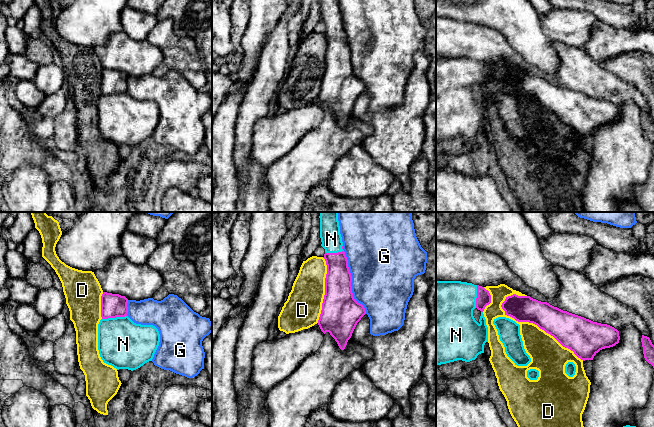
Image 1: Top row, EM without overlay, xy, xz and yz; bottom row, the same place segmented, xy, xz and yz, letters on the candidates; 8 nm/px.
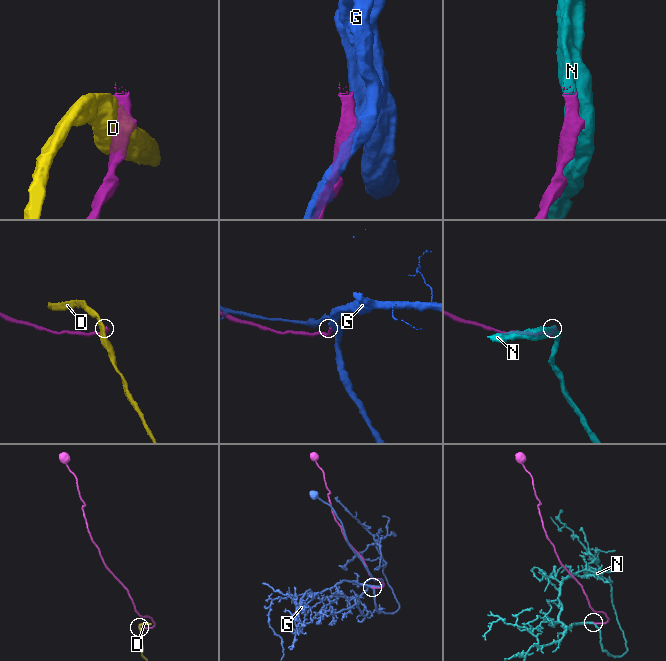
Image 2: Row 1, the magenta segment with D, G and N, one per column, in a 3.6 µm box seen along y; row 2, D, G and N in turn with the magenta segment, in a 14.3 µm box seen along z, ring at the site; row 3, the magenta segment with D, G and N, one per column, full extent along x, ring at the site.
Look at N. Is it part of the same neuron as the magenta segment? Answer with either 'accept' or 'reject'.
accept

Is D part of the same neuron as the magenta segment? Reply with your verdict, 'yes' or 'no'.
no

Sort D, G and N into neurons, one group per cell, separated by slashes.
D / G / N

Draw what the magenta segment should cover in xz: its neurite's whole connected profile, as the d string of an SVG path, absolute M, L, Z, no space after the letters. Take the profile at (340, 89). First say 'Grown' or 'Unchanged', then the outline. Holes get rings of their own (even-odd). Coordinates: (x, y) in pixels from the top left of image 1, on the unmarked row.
Grown. M320 0L321 22L325 25L324 35L327 41L325 54L325 71L322 79L322 86L318 96L321 107L329 108L335 115L339 124L344 126L352 109L366 90L365 84L358 79L352 69L352 52L348 43L348 36L343 26L343 18L340 10L339 0Z

